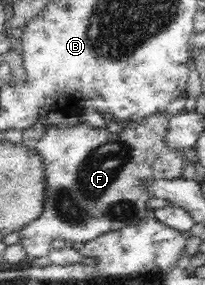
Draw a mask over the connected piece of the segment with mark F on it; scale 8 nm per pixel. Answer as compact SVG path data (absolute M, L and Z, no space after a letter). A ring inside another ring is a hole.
M167 112L154 113L141 121L131 121L118 134L112 134L104 128L93 128L82 121L76 126L46 123L46 130L36 149L43 158L47 174L47 198L38 220L20 232L20 242L26 249L25 259L31 262L34 258L48 256L50 242L55 238L86 244L105 233L134 227L142 218L149 216L151 212L148 210L148 202L155 196L147 187L152 182L183 178L184 168L189 162L186 150L168 145L169 117Z

